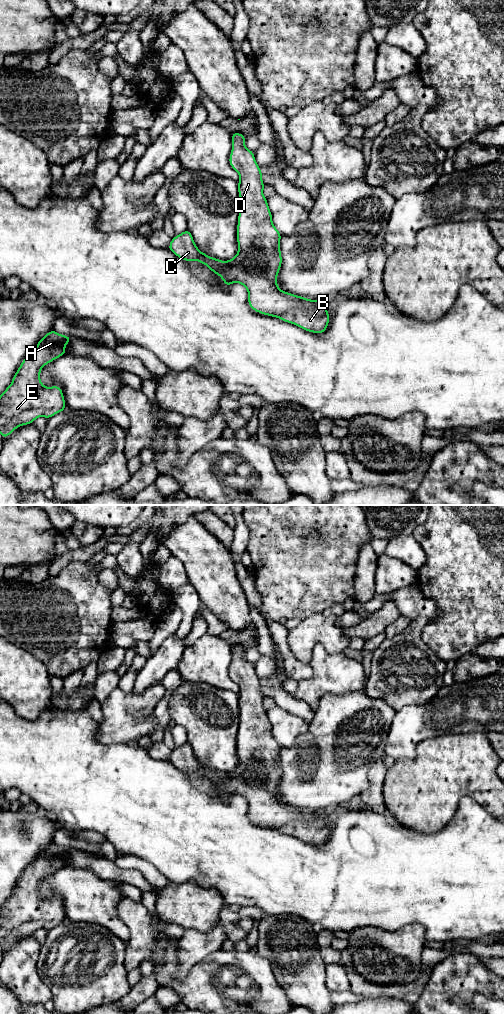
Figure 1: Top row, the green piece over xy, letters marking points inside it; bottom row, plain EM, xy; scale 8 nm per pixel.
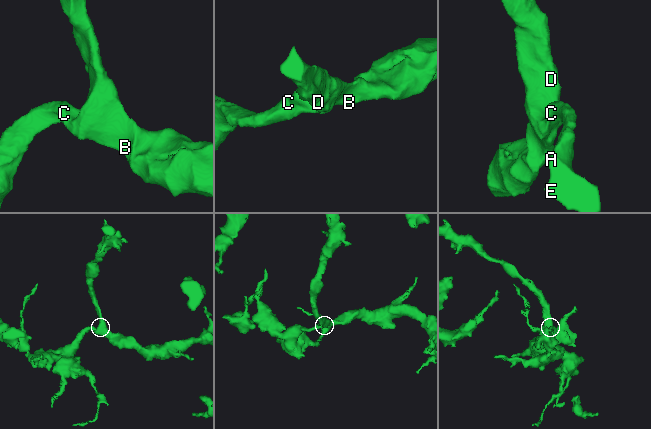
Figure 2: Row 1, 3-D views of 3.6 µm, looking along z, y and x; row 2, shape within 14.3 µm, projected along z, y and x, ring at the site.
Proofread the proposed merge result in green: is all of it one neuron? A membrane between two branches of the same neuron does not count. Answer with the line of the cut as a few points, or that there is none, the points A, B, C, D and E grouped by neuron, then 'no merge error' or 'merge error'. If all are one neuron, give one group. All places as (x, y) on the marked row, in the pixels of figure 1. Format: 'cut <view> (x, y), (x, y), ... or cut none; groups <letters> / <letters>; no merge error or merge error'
cut none; groups A B C D E; no merge error

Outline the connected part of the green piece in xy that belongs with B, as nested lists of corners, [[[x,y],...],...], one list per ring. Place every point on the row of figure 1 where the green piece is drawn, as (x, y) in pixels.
[[[232,132],[230,166],[239,174],[238,193],[240,197],[237,224],[237,254],[228,261],[222,261],[201,252],[196,246],[191,232],[187,229],[171,239],[168,249],[184,261],[198,261],[219,275],[228,287],[232,283],[242,284],[248,291],[250,308],[260,314],[279,318],[301,329],[321,334],[327,330],[330,316],[326,304],[328,298],[311,300],[282,291],[277,285],[277,275],[282,265],[280,239],[282,235],[272,222],[272,213],[267,198],[263,195],[263,174],[257,164],[254,152],[245,146],[246,135]]]

